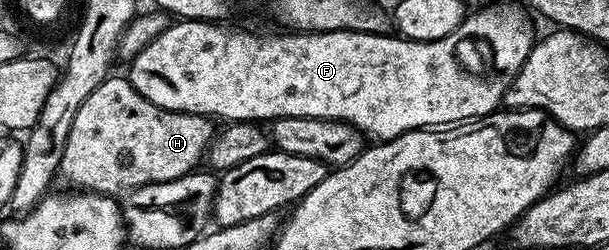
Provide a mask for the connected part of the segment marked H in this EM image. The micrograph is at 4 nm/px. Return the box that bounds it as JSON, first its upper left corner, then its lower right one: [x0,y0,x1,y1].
[61,76,216,196]

